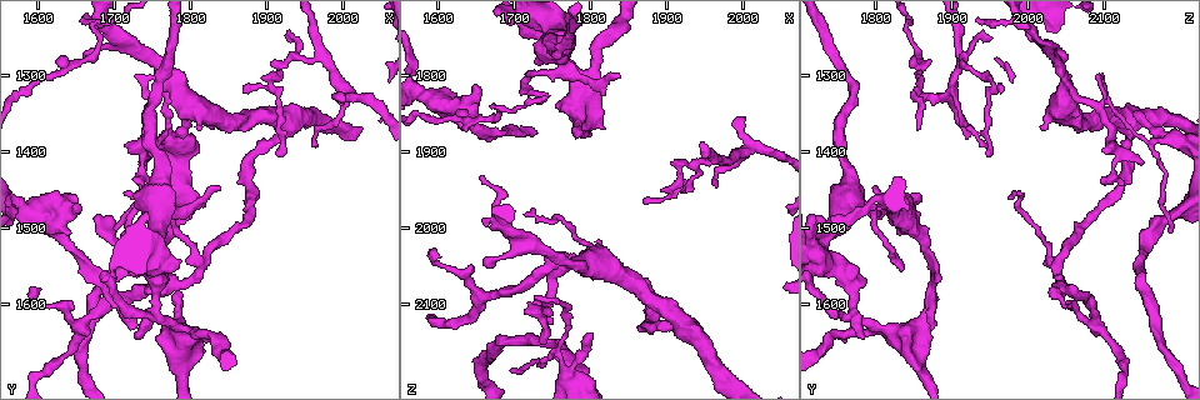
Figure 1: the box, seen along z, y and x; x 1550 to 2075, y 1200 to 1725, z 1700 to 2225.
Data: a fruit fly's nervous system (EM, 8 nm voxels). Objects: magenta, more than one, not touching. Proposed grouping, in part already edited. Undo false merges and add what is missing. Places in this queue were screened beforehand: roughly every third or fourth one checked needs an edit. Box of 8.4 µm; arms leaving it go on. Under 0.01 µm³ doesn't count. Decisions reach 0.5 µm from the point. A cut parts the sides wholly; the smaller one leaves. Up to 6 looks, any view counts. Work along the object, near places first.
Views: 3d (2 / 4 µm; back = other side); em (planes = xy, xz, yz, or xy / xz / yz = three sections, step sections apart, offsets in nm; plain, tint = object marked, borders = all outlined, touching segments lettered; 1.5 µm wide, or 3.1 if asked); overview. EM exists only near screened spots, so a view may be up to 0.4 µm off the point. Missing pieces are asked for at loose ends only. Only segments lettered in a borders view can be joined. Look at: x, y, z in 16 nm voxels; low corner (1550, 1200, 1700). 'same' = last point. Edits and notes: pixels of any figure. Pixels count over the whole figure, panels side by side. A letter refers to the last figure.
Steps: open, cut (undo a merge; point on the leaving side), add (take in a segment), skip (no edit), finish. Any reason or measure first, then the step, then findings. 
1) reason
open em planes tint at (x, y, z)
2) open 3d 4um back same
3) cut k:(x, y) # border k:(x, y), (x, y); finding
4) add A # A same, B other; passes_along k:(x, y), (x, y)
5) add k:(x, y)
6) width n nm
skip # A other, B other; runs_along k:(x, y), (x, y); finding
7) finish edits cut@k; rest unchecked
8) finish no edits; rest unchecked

open em xz step 8 borders at (1720, 1630, 1870)

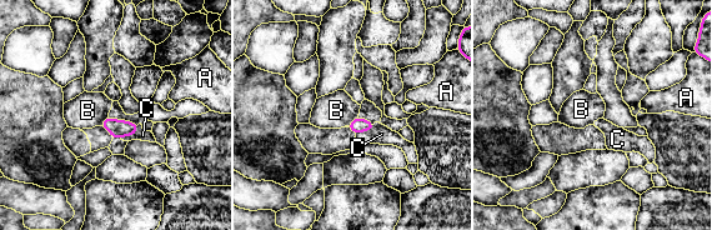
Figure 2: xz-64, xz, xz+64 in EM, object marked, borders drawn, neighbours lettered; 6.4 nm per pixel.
add C # A other, B other, C same; the neuron continues

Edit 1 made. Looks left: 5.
open overview

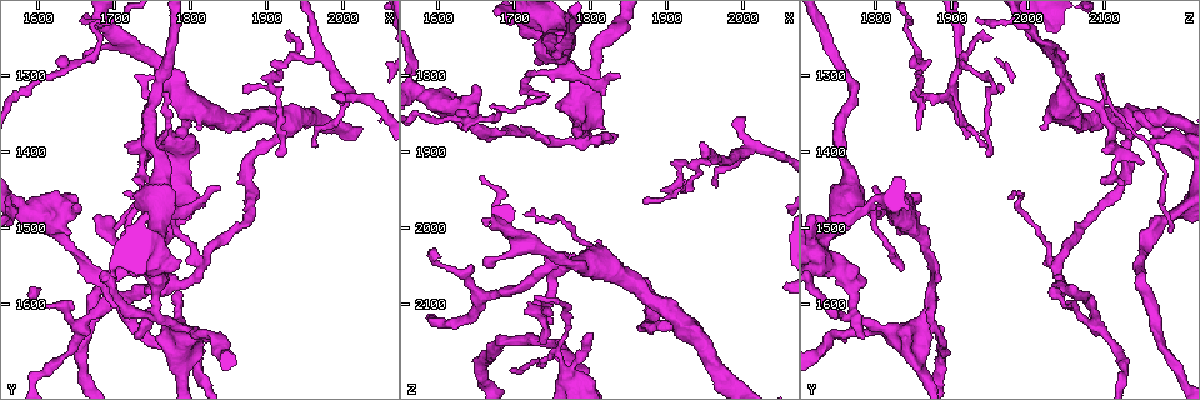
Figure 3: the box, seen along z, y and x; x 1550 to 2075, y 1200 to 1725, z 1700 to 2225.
abrupt turn
open 3d 2um at (1745, 1615, 1760)

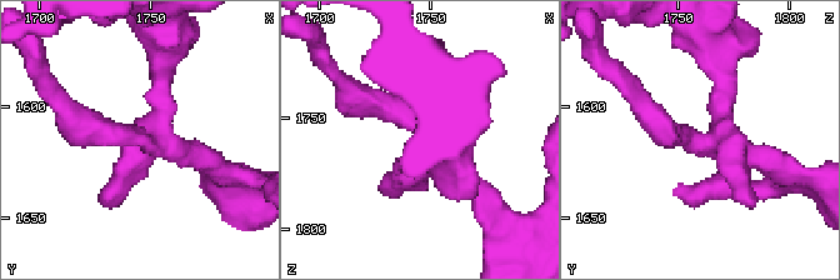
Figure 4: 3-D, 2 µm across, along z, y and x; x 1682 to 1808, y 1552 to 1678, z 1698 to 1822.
open em yz step 4 tint at (1748, 1615, 1760)

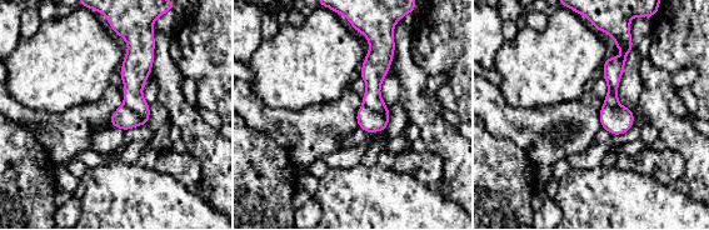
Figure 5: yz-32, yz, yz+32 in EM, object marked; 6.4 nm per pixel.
open em planes borders same

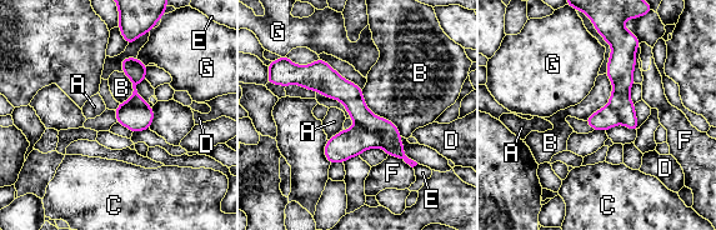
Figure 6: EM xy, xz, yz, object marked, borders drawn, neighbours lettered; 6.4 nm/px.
width 180 nm
cut 6:(353, 99) # A other, B other, C other, D other, E other, F other, G other; part_leaving 6:(294, 73), (336, 86), (401, 155); a second neuron is stuck on

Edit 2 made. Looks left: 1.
finish edits add@2, cut@6; rest unchecked

